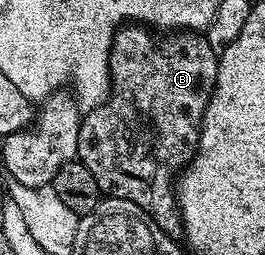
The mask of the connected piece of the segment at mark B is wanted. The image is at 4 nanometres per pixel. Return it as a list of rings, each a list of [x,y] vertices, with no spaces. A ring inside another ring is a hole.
[[[121,27],[117,29],[114,39],[112,40],[112,50],[108,53],[108,76],[110,78],[110,92],[107,99],[97,105],[94,109],[89,109],[83,115],[79,122],[80,130],[78,131],[78,147],[76,156],[82,164],[88,168],[90,175],[94,175],[94,183],[98,183],[101,194],[104,197],[117,197],[126,199],[152,218],[152,222],[164,232],[167,237],[180,239],[184,237],[184,220],[180,214],[180,203],[178,200],[178,174],[188,164],[191,163],[192,157],[196,153],[196,148],[200,146],[200,125],[204,121],[204,112],[212,98],[212,92],[218,79],[218,54],[211,49],[207,36],[197,35],[192,31],[182,31],[177,35],[164,35],[161,41],[155,41],[151,37],[153,34],[144,27]]]

